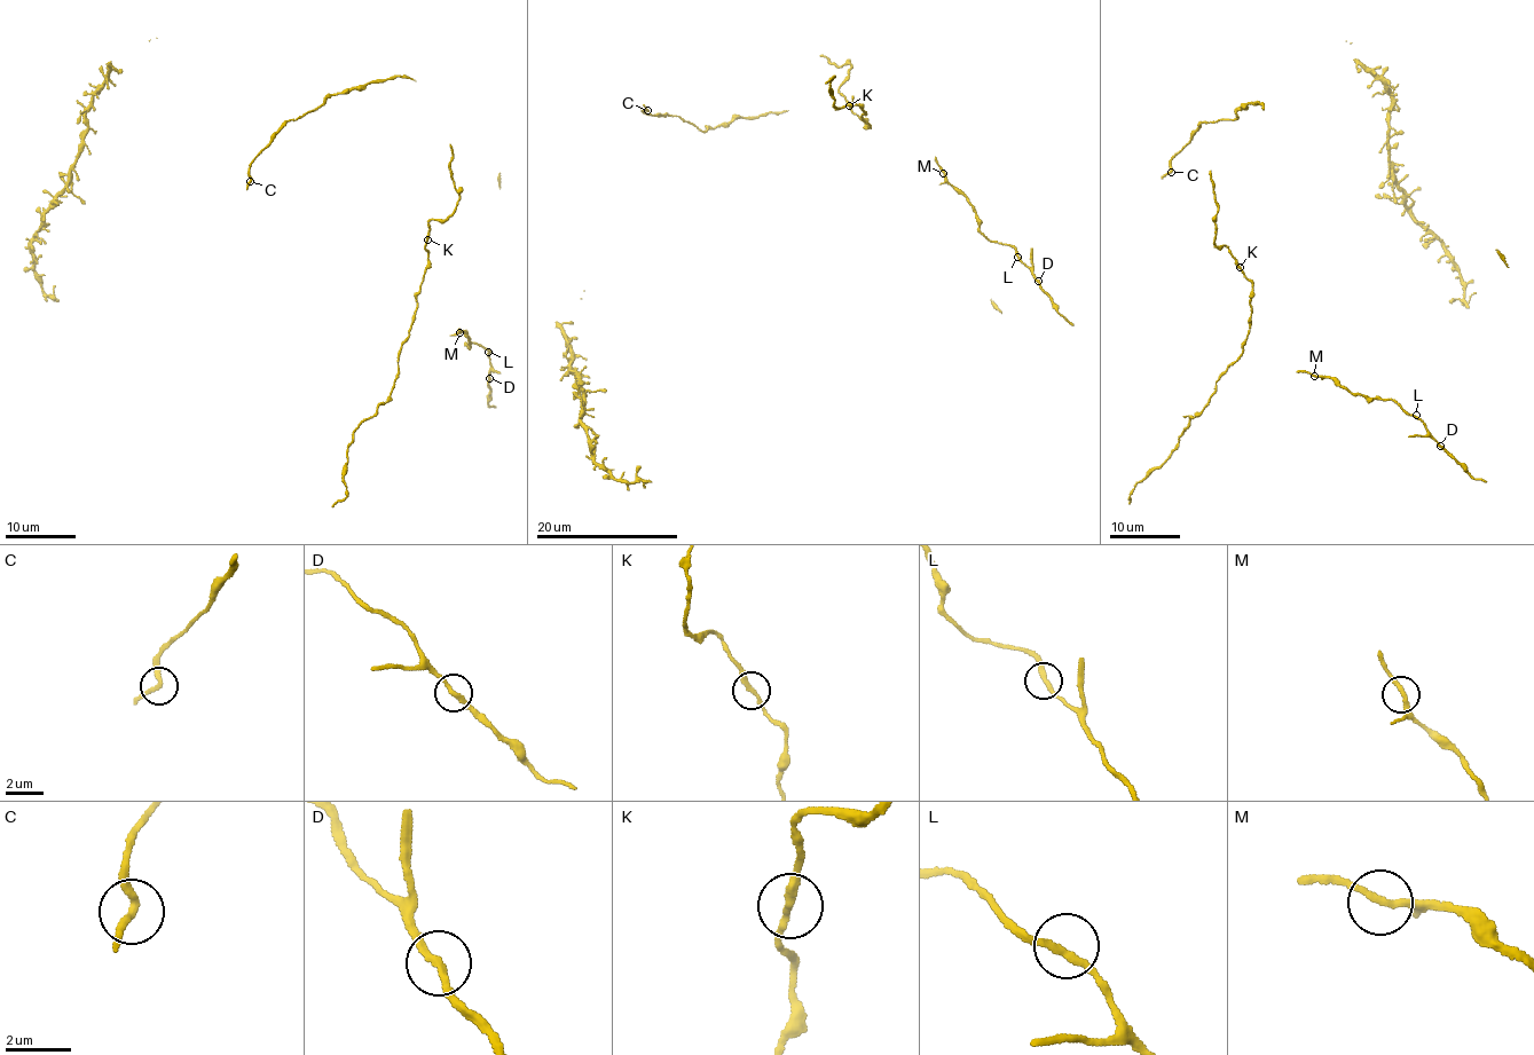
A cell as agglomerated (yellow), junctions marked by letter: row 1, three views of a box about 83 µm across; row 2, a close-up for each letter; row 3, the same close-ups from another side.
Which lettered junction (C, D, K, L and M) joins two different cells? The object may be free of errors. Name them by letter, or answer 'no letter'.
no letter

